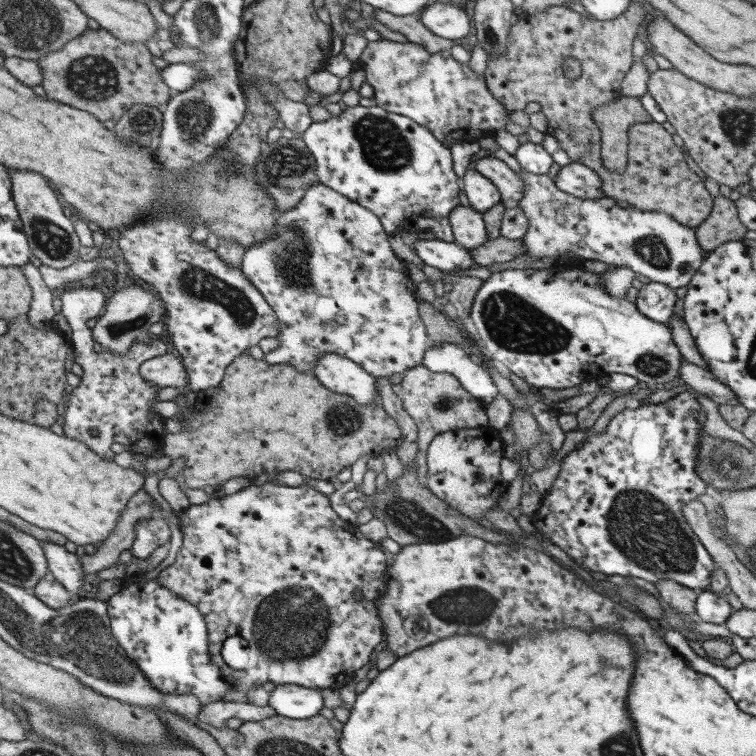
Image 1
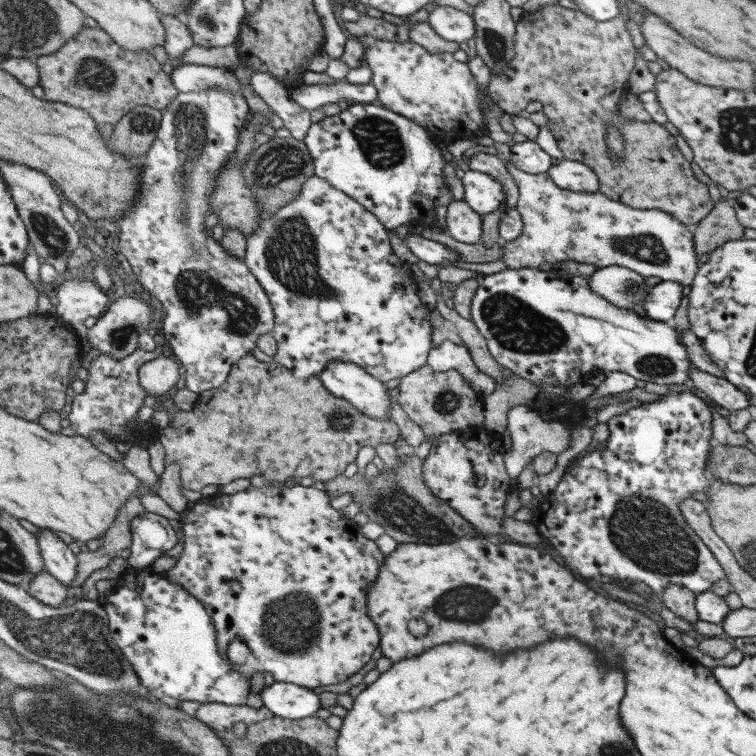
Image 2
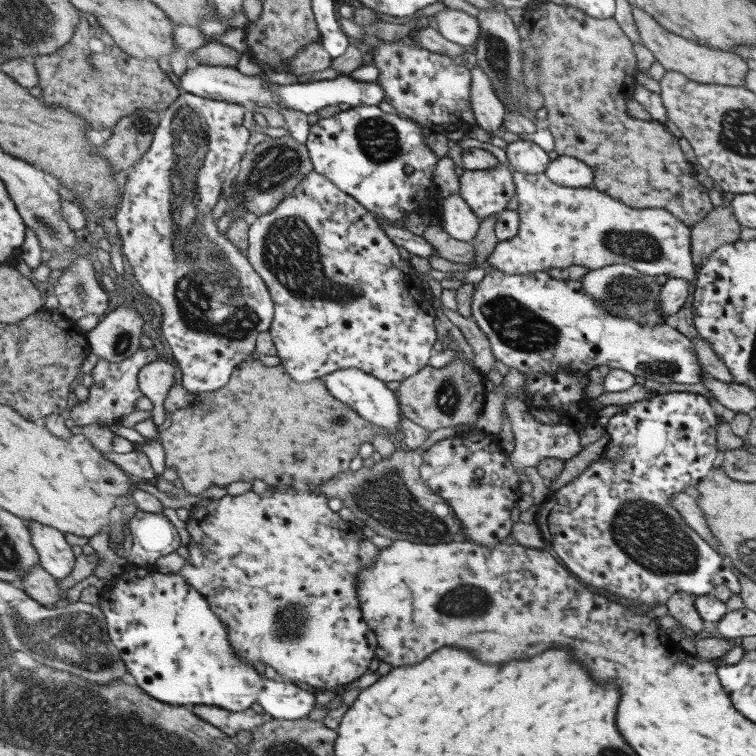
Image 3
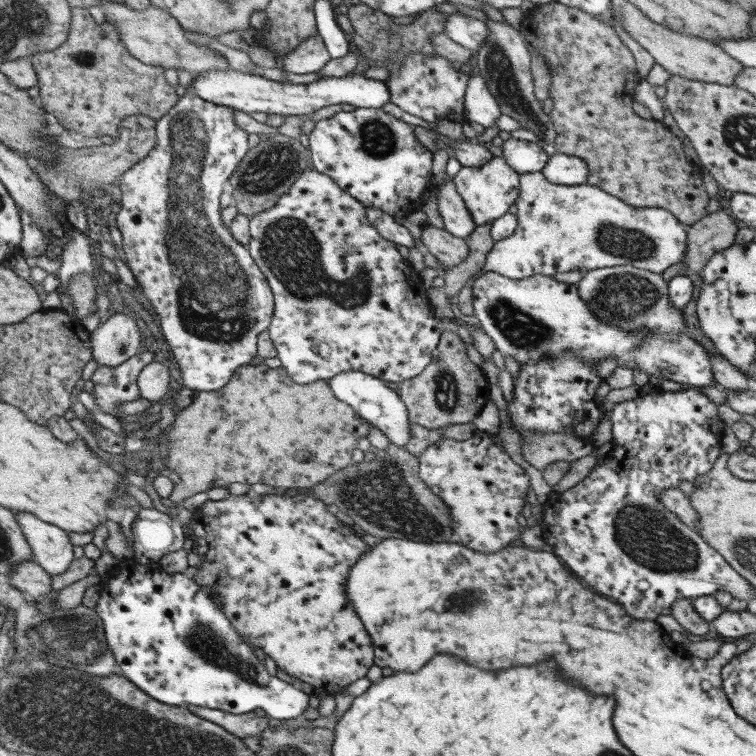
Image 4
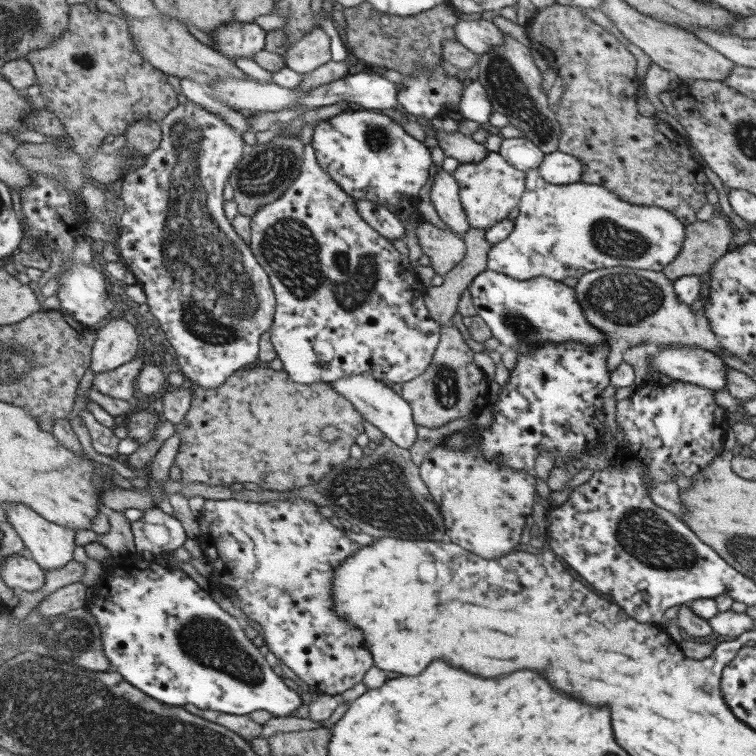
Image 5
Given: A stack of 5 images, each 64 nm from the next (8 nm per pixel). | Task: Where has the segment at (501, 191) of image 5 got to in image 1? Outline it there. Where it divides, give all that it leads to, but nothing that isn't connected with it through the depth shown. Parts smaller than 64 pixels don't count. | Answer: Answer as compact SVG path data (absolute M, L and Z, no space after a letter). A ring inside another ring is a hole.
M469 169L460 178L462 187L469 205L478 214L483 214L501 202L501 194L498 187L476 169Z

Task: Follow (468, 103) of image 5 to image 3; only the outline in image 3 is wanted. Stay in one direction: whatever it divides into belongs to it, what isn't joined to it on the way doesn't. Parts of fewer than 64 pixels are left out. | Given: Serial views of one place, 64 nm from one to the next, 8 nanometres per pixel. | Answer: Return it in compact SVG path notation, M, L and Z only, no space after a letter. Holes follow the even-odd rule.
M477 63L471 66L472 112L477 124L493 136L501 136L499 128L503 125L507 109L495 96L489 76L486 76Z

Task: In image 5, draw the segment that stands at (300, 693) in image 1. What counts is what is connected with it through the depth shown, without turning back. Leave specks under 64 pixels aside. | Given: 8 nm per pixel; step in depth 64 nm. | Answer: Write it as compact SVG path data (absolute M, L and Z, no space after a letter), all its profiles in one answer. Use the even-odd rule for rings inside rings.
M137 553L129 556L112 557L111 563L105 566L101 576L94 584L94 588L90 588L90 594L94 594L94 596L86 600L86 609L96 619L100 627L104 654L109 658L110 664L117 673L124 677L124 680L127 680L132 686L135 686L153 699L164 702L164 704L170 704L170 706L194 704L194 706L204 710L215 710L216 712L238 716L248 715L254 710L267 710L274 717L288 716L290 712L294 712L294 710L296 711L297 708L302 706L300 695L282 681L281 673L277 669L268 665L264 655L258 649L258 642L253 642L248 638L238 619L230 615L226 610L223 610L218 605L218 602L212 599L210 591L202 589L182 569L169 566L166 560L158 557L152 560L145 560L144 557L139 556Z

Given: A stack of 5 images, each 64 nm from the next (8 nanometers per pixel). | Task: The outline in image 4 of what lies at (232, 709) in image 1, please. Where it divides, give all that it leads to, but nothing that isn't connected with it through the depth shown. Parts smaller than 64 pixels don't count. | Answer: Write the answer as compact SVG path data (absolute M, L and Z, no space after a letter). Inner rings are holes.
M189 704L186 707L188 711L192 712L194 715L219 724L222 728L225 728L228 732L231 732L234 736L241 739L247 736L258 737L259 734L269 726L268 715L264 718L260 718L254 711L235 715L214 708L194 706L194 704Z

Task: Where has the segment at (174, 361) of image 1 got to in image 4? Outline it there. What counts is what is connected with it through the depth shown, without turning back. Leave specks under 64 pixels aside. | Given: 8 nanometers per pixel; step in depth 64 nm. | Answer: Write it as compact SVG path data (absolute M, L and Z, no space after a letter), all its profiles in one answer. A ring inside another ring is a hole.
M157 360L148 364L138 376L137 385L141 398L160 401L170 394L171 373Z

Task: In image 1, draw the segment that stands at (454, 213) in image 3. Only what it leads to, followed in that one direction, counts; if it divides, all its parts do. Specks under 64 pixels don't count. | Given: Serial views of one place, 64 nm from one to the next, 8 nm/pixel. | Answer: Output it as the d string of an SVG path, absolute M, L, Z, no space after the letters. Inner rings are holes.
M458 205L449 214L454 242L471 249L488 242L484 219L470 205Z

